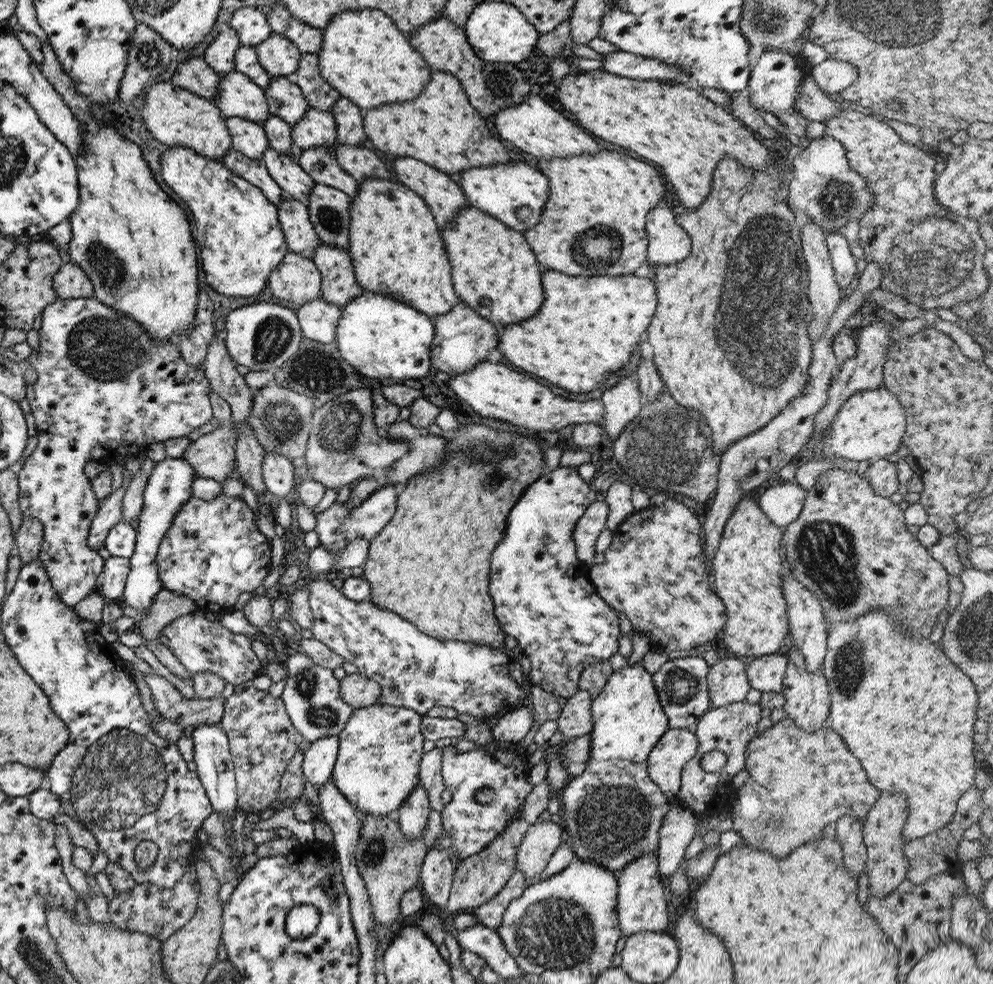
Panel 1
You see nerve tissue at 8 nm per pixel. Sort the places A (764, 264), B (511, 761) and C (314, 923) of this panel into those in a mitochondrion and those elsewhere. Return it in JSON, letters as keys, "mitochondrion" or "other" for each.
{"A":"mitochondrion","B":"other","C":"other"}

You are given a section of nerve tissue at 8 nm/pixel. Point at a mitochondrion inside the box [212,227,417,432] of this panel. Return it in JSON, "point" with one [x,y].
{"point":[272,341]}

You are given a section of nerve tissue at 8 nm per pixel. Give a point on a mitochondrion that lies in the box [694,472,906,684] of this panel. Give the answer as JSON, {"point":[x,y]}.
{"point":[828,552]}

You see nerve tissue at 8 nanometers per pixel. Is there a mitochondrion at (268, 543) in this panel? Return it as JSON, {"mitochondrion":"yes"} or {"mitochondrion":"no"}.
{"mitochondrion":"no"}

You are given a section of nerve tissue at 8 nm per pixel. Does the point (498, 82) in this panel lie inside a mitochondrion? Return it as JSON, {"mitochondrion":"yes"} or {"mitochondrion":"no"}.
{"mitochondrion":"yes"}

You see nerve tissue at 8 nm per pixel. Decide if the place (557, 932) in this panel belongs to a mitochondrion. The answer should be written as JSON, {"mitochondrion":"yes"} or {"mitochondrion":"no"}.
{"mitochondrion":"yes"}

